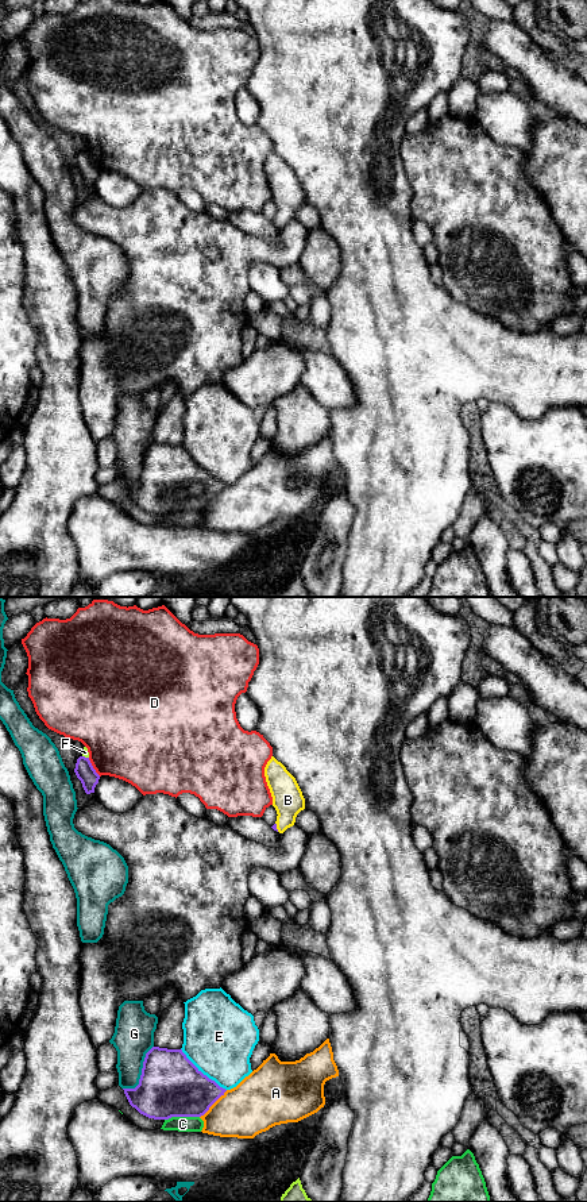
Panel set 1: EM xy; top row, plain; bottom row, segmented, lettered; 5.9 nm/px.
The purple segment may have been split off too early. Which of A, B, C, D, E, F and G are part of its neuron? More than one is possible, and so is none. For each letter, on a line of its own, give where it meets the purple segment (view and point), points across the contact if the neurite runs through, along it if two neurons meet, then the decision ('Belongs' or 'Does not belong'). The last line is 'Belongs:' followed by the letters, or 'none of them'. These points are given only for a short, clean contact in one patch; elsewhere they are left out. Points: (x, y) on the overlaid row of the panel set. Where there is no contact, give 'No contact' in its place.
A: Touches purple at xy (213, 1102). Does not belong
B: Touches purple at xy (275, 827). Path across: xy (274, 827), (275, 827), (286, 816), (288, 800). Belongs
C: Touches purple at xy (181, 1116). Does not belong
D: Touches purple at xy (92, 767). Does not belong
E: Touches purple at xy (201, 1073). Does not belong
F: Touches purple at xy (84, 756). Does not belong
G: Touches purple at xy (142, 1073). Does not belong
Belongs: B

